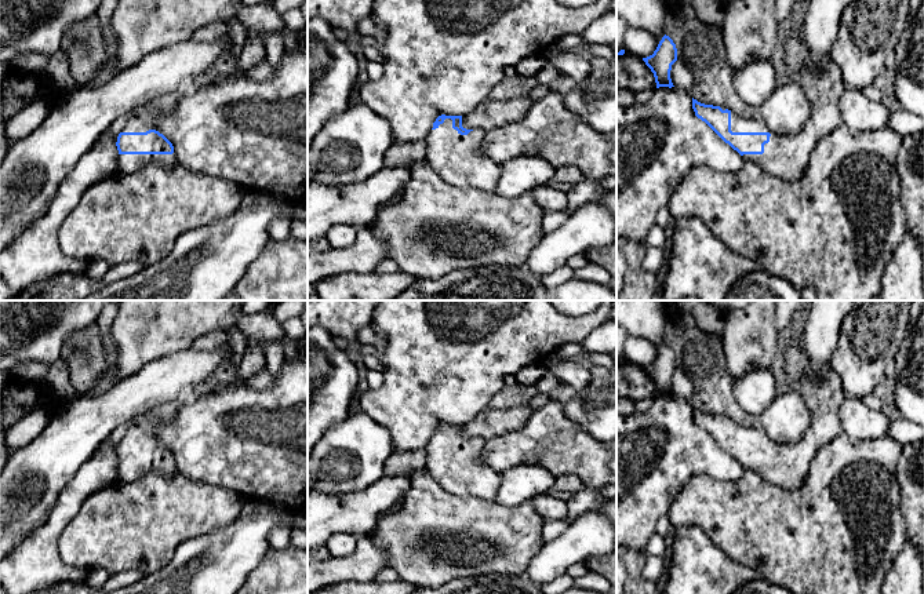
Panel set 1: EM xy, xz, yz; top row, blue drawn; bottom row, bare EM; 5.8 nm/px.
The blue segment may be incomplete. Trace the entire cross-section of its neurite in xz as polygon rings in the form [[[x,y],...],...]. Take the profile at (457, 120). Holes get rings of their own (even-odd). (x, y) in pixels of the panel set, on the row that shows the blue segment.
[[[441,114],[426,136],[426,161],[454,187],[495,193],[501,164],[480,152],[485,132],[462,127],[462,116]]]

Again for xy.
[[[141,117],[128,119],[116,142],[119,172],[132,174],[148,164],[170,167],[177,156],[172,143]]]

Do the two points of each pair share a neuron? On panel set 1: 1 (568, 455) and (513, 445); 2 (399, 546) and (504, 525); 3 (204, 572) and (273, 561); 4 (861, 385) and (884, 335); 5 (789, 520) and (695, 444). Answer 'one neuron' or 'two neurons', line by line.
1: one neuron
2: one neuron
3: two neurons
4: one neuron
5: two neurons

